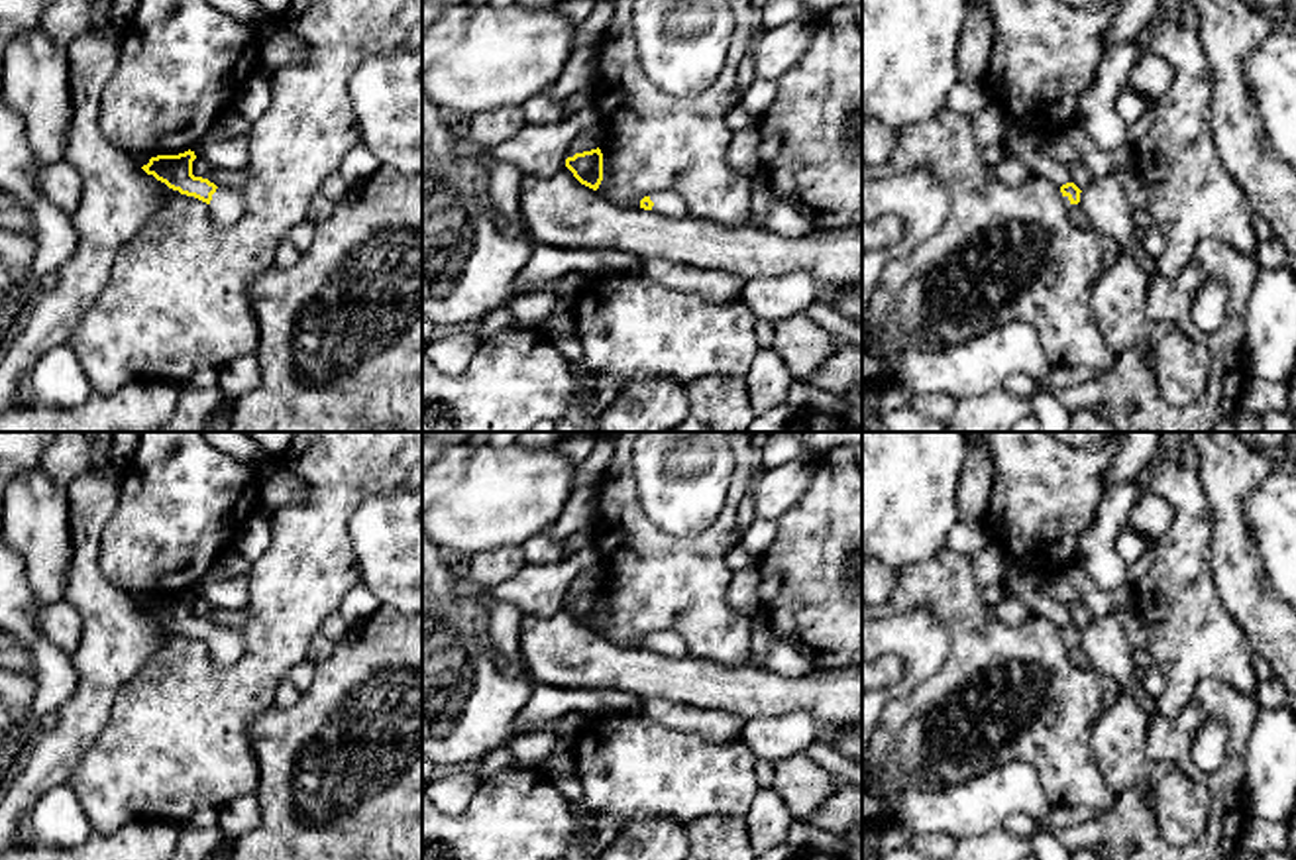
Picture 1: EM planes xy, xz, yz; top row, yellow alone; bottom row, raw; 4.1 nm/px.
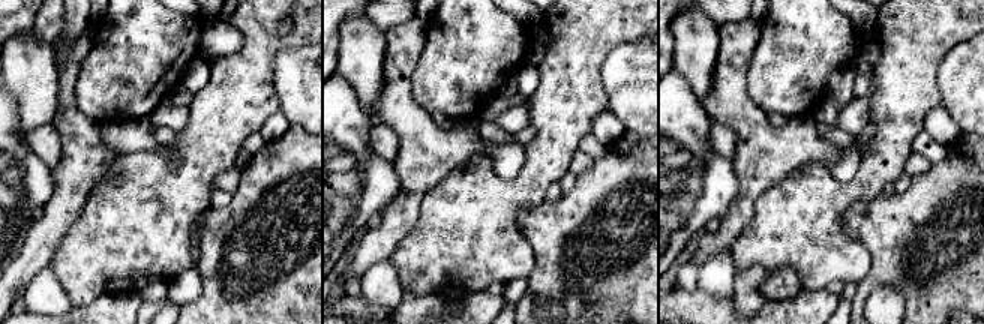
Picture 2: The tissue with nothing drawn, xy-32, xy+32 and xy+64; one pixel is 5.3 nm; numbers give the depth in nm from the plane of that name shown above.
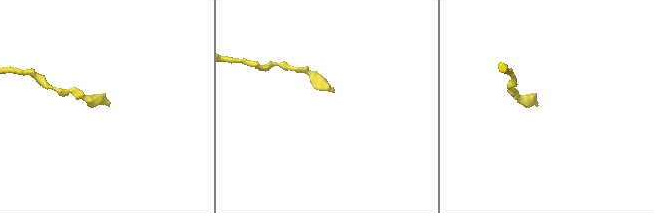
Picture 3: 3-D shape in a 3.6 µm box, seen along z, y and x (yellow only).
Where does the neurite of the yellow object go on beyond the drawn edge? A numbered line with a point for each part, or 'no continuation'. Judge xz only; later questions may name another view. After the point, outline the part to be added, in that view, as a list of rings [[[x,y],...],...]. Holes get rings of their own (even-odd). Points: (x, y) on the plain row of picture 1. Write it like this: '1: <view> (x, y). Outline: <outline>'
1: xz (670, 644). Outline: [[[652,632],[650,640],[654,642],[652,652],[666,658],[681,658],[687,654],[687,644],[677,632]]]

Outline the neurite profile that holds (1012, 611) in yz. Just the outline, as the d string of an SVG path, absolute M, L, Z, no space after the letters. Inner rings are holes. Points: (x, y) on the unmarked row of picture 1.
M1003 597L994 607L994 613L1005 624L1019 624L1031 615L1029 607L1021 599L1015 599L1015 597Z

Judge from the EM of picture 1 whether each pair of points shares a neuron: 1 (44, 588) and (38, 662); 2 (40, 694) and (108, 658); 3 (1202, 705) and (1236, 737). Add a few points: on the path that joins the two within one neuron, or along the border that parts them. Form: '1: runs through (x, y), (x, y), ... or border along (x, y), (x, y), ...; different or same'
1: border along (22, 562), (32, 595), (42, 605); different
2: border along (71, 656), (77, 688), (55, 711); different
3: runs through (1214, 705), (1236, 725); same

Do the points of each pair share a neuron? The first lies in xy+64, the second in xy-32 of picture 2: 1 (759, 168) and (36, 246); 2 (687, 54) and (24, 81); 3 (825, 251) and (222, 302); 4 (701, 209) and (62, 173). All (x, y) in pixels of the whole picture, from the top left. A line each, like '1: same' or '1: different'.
1: same
2: same
3: different
4: different

